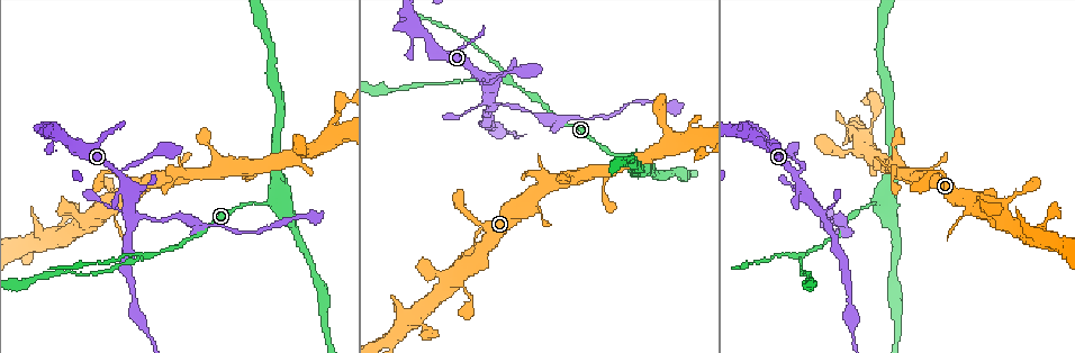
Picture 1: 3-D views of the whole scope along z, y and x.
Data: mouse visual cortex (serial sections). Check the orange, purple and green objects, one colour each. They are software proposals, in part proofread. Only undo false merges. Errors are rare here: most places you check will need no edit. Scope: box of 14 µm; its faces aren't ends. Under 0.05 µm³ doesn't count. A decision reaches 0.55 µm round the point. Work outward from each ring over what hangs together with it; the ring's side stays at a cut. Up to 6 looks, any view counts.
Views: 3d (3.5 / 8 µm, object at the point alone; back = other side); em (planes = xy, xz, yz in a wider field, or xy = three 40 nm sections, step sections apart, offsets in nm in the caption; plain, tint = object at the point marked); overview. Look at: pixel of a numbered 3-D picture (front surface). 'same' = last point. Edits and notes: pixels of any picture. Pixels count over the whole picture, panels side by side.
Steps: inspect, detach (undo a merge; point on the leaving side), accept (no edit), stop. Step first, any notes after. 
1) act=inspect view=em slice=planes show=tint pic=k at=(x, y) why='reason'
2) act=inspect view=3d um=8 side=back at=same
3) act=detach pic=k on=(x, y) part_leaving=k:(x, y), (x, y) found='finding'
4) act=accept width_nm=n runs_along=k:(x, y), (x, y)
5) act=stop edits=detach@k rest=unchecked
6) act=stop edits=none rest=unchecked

act=inspect view=3d um=3.5 pic=1 at=(508, 81)

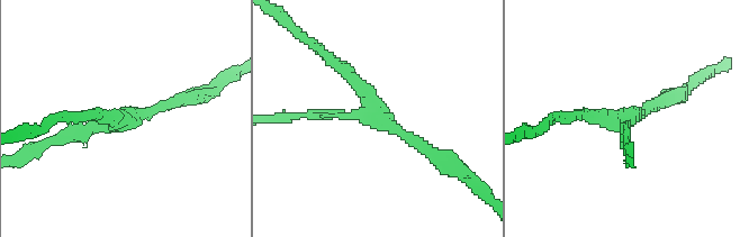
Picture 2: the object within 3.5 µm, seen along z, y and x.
act=inspect view=em slice=planes show=tint pic=2 at=(370, 115)

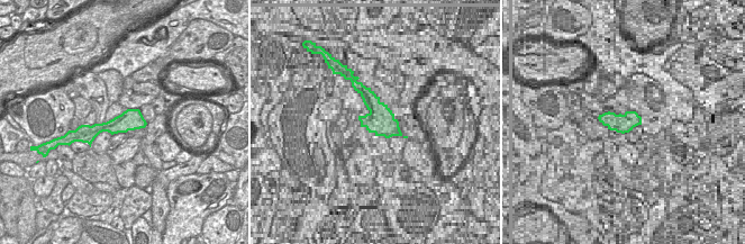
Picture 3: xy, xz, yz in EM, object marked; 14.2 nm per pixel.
act=accept arm_widths_nm=150,150,200 runs_along=3:(143, 123), (123, 123), (89, 129) found='all the same cell'

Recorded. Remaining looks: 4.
act=inspect view=3d um=3.5 pic=1 at=(793, 169) why='branch point'

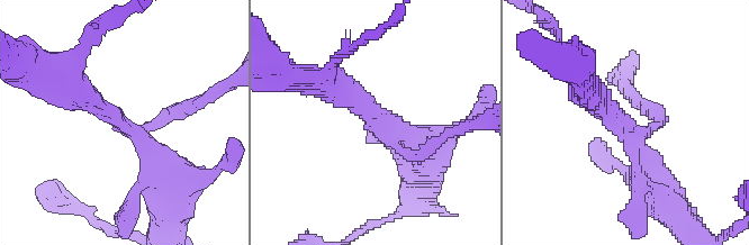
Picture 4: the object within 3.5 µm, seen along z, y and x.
act=inspect view=em slice=xy step=2 show=plain pic=4 at=(625, 126) arms=3 arm_widths_nm=150,300,350 why='shape alone is not enough'

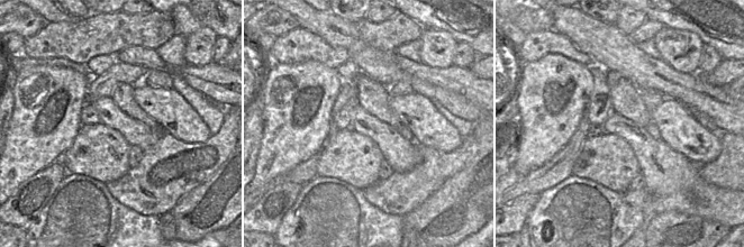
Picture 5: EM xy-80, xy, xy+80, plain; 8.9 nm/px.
act=inspect view=em slice=xy step=2 show=tint at=same why='where the object lies'

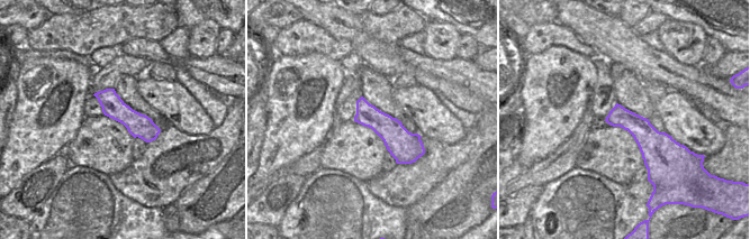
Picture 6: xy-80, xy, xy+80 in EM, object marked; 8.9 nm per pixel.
act=accept runs_along=6:(99, 94), (137, 125), (156, 130) found='continuous, no second cell'

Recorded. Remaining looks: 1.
act=stop edits=none rest=unchecked

